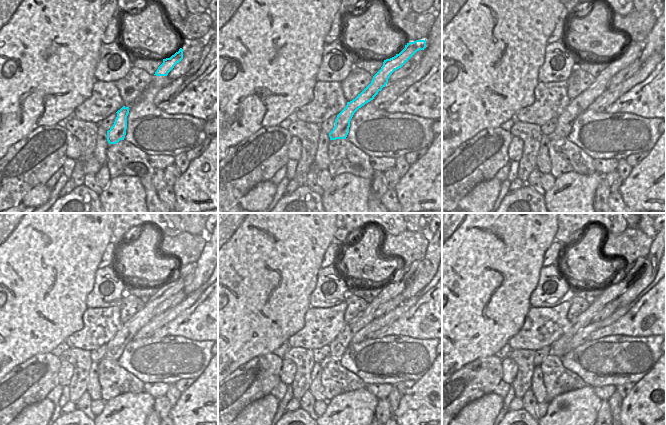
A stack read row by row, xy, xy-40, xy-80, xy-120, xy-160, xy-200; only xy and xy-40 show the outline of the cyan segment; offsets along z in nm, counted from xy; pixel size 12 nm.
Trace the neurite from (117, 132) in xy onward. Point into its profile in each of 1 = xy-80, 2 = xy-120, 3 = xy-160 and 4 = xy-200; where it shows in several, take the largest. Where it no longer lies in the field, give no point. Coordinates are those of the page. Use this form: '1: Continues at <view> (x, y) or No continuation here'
1: Continues at xy-80 (578, 105)
2: Continues at xy-120 (116, 346)
3: Continues at xy-160 (339, 345)
4: Continues at xy-200 (613, 291).

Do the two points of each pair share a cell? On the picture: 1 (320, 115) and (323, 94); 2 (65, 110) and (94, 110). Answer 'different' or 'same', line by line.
1: same
2: different

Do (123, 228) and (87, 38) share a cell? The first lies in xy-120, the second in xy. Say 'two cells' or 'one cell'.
two cells

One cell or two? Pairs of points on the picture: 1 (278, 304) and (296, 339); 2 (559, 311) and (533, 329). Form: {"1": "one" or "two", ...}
{"1": "two", "2": "one"}

